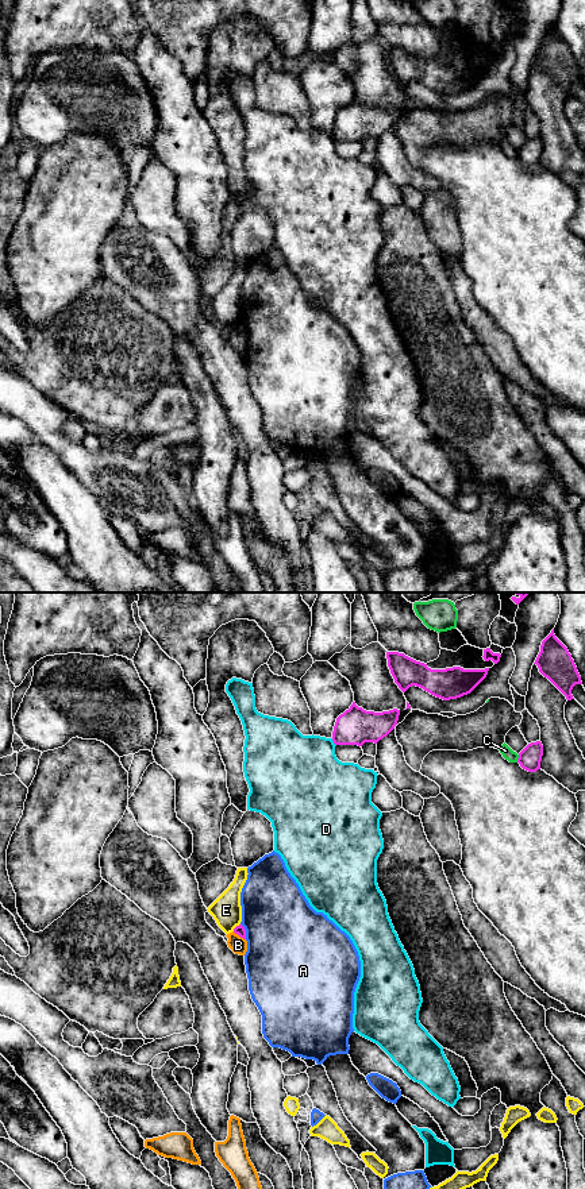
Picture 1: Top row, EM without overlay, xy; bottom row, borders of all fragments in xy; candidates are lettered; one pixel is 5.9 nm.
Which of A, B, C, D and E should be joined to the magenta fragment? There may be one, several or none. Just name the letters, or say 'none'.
none

